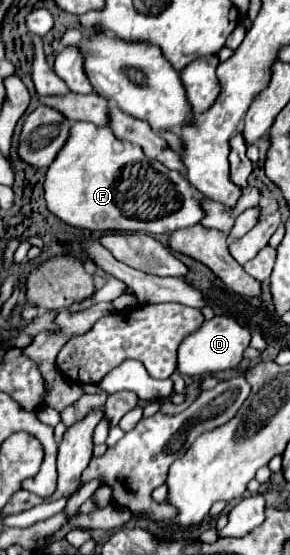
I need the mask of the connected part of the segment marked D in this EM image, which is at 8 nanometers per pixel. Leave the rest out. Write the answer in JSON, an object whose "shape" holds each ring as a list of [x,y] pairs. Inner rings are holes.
{"shape":[[[214,315],[212,319],[204,319],[197,331],[182,339],[178,347],[178,371],[182,375],[194,377],[238,367],[248,343],[250,343],[250,331],[247,326],[240,325],[236,319],[228,315]]]}

